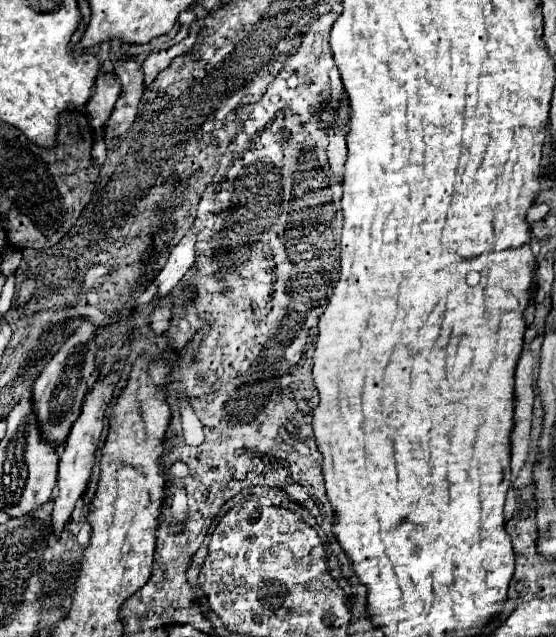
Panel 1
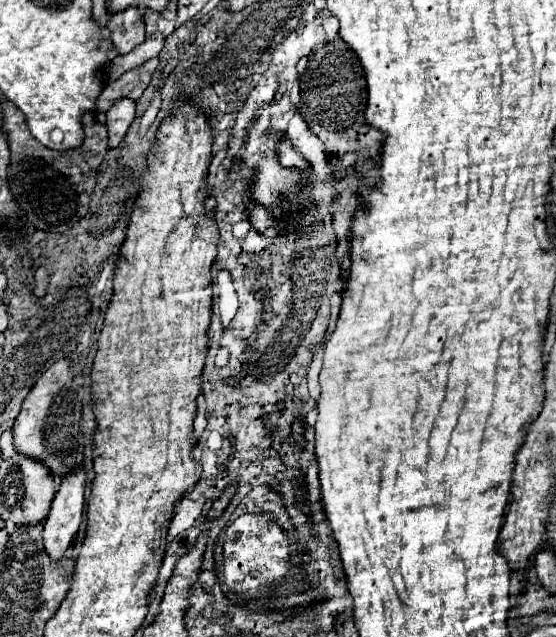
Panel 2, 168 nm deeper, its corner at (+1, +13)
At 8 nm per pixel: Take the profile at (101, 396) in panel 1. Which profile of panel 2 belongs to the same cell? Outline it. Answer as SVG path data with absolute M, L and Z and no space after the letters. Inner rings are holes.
M80 465L72 475L64 475L50 513L44 523L44 549L58 561L64 557L70 541L76 537L82 523L86 469Z

